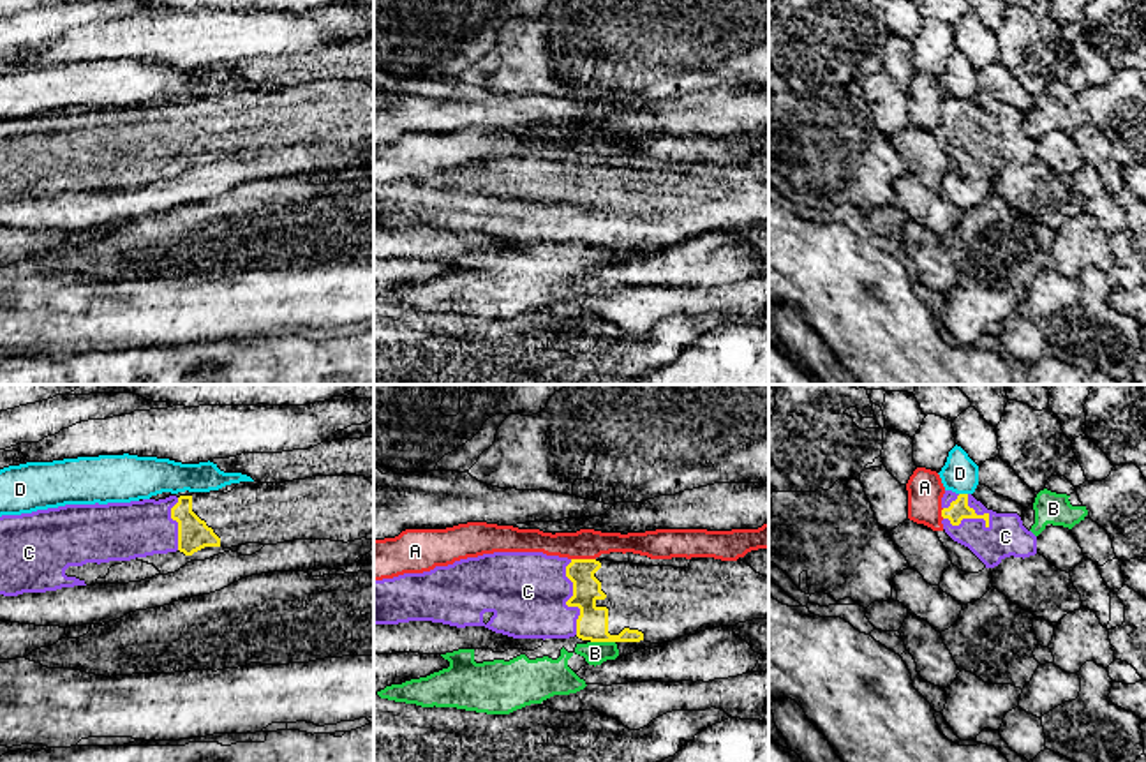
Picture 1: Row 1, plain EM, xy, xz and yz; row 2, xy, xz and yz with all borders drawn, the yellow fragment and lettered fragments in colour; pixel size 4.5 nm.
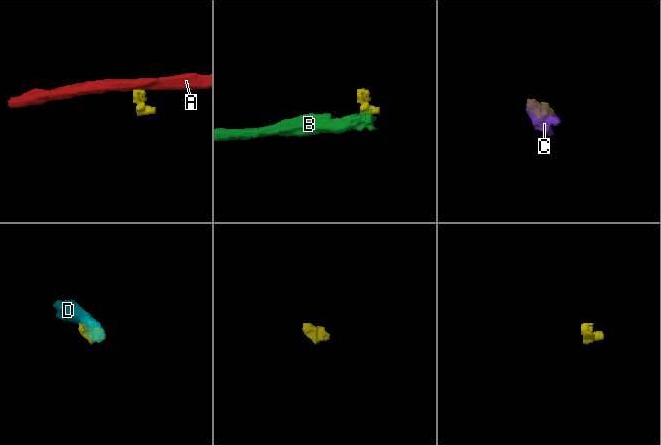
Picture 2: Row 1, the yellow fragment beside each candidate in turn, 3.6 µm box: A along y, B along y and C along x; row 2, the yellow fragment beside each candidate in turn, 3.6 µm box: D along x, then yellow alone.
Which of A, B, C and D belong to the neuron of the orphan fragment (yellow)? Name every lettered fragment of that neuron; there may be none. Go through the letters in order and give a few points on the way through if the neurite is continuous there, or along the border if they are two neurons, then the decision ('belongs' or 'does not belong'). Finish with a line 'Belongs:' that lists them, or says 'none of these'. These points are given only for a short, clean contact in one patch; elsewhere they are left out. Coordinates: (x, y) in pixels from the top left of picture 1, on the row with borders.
A: border xz (572, 558), (595, 560); does not belong
B: border xz (591, 641), (614, 642); does not belong
C: belongs
D: does not belong
Belongs: C

